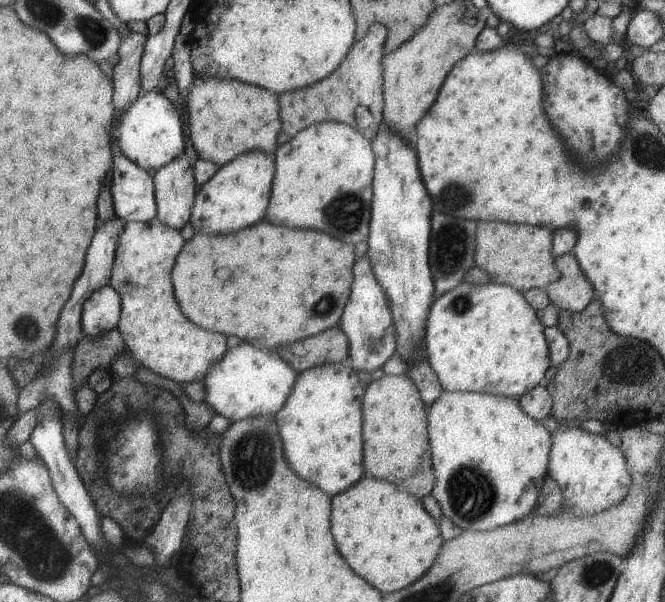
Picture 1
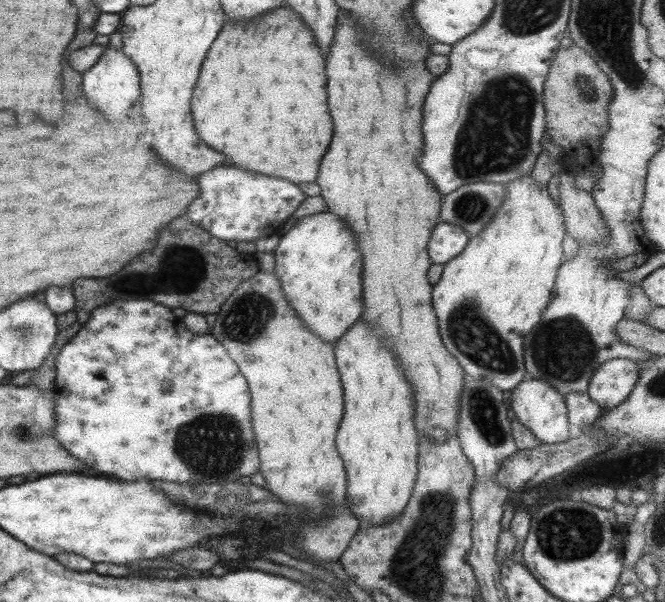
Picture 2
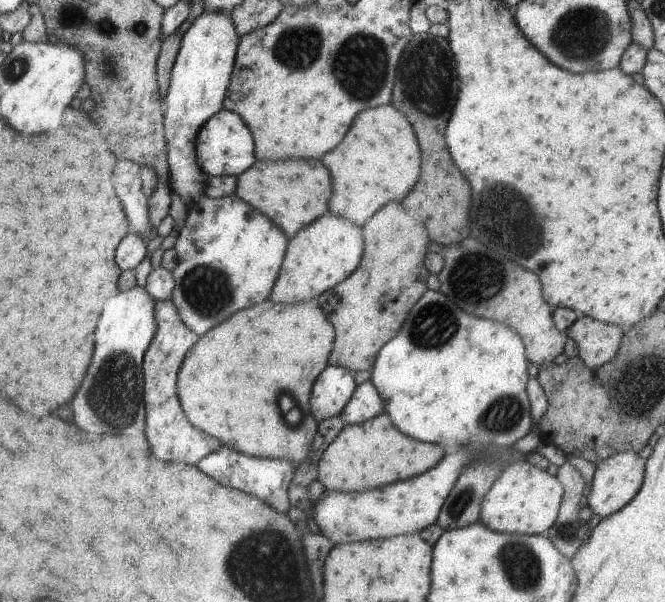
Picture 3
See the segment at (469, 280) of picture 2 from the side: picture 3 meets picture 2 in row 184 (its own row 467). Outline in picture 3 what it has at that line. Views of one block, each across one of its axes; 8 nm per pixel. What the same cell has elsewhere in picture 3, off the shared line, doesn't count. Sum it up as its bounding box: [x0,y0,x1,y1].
[479,461,562,535]

